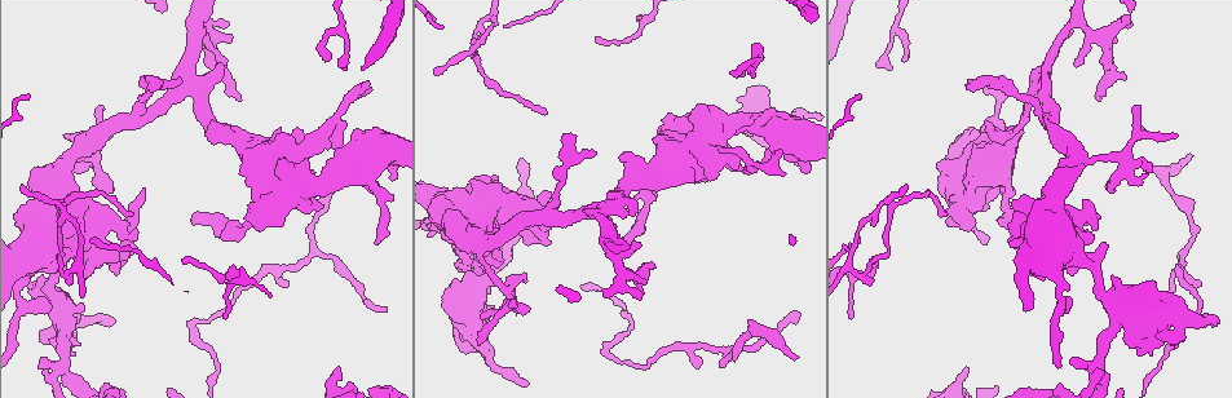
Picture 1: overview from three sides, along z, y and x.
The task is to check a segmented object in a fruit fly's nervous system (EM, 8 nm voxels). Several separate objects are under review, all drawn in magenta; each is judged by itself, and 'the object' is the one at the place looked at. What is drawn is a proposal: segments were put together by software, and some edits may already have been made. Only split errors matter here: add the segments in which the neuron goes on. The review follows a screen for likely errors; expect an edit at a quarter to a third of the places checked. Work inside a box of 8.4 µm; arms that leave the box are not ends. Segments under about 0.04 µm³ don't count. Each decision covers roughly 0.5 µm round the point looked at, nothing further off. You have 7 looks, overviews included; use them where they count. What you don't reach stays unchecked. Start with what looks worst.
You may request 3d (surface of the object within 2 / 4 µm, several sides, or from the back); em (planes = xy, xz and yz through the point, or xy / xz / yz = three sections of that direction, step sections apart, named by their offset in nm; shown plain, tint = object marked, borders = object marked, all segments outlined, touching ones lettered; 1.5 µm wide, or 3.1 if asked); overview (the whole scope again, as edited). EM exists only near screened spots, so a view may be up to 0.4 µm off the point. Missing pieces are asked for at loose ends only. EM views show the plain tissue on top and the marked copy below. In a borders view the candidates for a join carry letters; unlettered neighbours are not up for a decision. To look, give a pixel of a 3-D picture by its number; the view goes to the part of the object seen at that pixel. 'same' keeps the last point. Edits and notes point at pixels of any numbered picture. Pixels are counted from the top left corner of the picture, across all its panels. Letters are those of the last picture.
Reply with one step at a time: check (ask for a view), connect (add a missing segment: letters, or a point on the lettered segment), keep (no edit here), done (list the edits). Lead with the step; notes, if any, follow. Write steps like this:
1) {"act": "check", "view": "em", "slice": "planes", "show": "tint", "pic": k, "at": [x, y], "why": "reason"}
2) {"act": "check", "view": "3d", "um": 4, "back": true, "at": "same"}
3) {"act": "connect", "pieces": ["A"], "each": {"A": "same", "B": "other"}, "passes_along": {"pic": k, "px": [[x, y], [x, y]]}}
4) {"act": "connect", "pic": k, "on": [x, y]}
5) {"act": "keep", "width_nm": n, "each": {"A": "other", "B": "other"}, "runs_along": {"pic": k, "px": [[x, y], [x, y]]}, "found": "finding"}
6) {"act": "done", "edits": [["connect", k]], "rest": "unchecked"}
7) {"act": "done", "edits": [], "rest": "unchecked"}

{"act": "check", "view": "3d", "um": 4, "pic": 1, "at": [752, 135], "why": "branch stops here"}

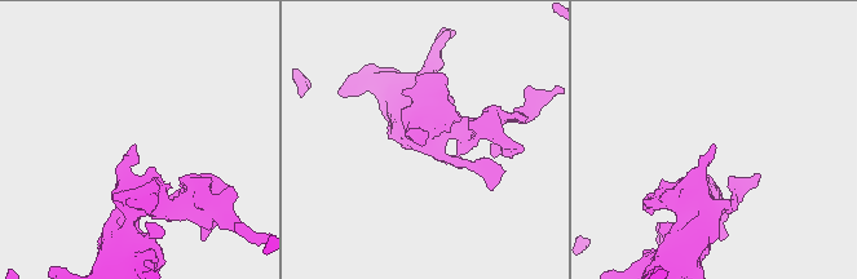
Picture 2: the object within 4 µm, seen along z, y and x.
{"act": "check", "view": "em", "slice": "planes", "show": "borders", "pic": 2, "at": [135, 146]}

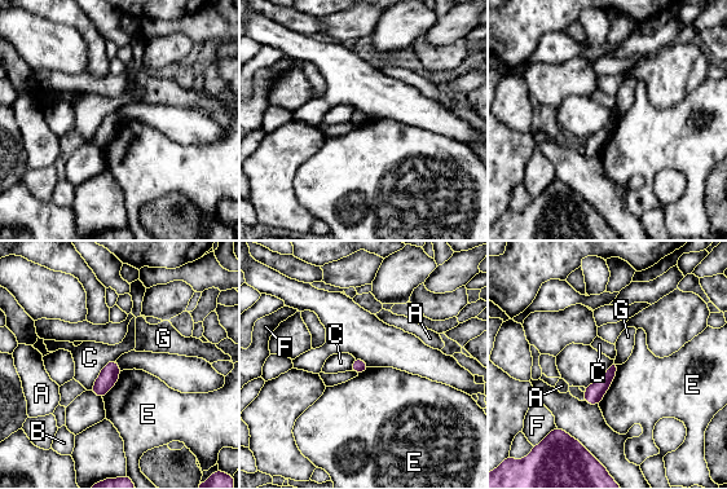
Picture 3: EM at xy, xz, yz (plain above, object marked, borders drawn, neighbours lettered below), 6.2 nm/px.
{"act": "keep", "each": {"A": "other", "B": "other", "C": "other", "E": "other", "F": "other", "G": "other"}, "found": "none of them fits"}

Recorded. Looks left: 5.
{"act": "check", "view": "em", "slice": "planes", "show": "borders", "pic": 1, "at": [384, 309], "why": "thin end"}

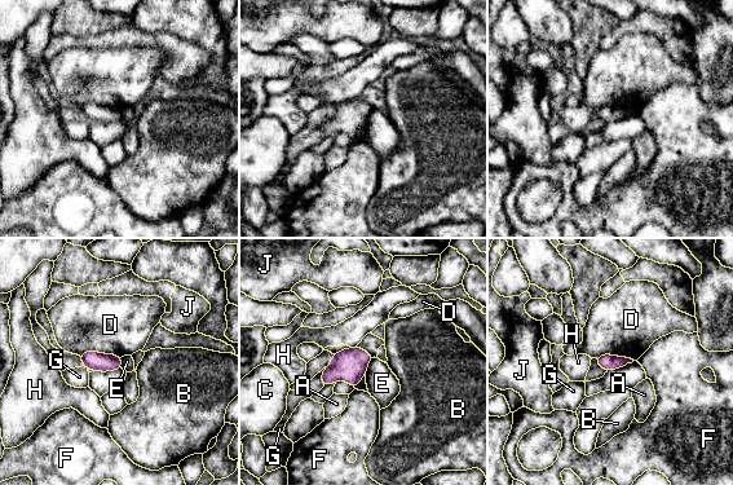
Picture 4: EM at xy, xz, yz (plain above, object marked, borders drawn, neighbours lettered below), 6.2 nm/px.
{"act": "keep", "longest_contact_nm": ["D", 260], "each": {"A": "other", "B": "other", "C": "other", "D": "other", "E": "other", "F": "other", "G": "other", "H": "other", "J": "other"}, "border": {"pic": 4, "px": [[374, 357], [367, 365], [365, 374]]}, "found": "no lettered segment goes on from it"}

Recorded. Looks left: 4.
{"act": "check", "view": "em", "slice": "xz", "step": 4, "show": "tint", "pic": 1, "at": [698, 367], "why": "an open end"}

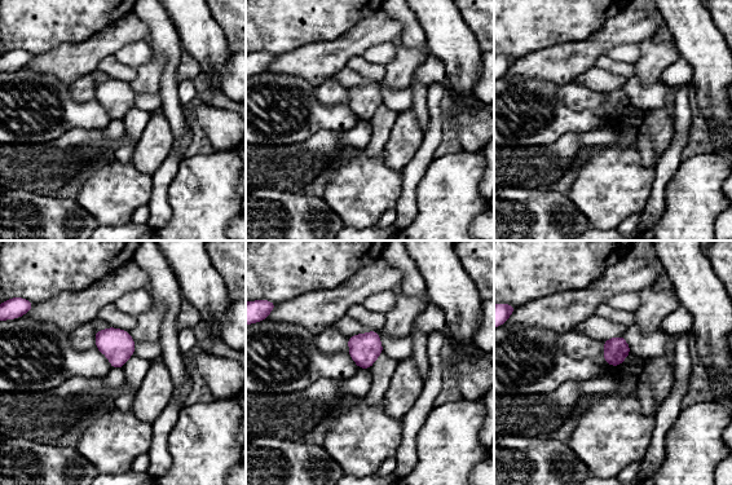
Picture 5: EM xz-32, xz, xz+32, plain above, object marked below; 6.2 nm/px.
{"act": "check", "view": "em", "slice": "planes", "show": "borders", "at": "same"}

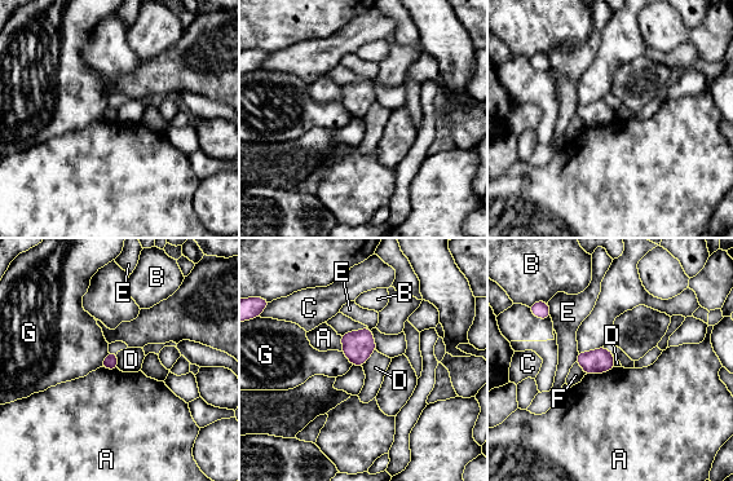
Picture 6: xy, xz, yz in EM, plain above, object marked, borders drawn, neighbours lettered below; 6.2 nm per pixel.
{"act": "keep", "width_nm": 90, "each": {"A": "other", "B": "other", "C": "other", "D": "other", "E": "other", "F": "other", "G": "other"}, "border": {"pic": 6, "px": [[375, 349], [362, 366]]}, "found": "no lettered segment goes on from it"}

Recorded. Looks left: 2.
{"act": "done", "edits": [], "rest": "unchecked"}

